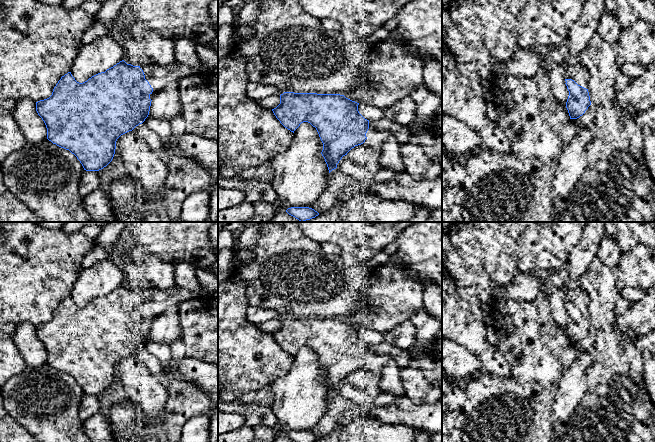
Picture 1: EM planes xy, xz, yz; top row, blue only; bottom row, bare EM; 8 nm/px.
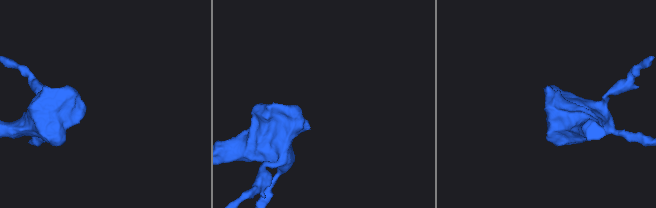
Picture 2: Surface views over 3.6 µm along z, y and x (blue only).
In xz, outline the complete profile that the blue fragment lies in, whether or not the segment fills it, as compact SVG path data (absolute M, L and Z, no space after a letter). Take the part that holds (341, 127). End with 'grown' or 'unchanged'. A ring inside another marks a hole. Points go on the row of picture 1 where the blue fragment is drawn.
M284 92L280 95L280 104L272 111L280 123L293 133L303 122L308 122L316 128L323 143L321 154L330 173L355 146L365 144L380 147L389 137L394 137L400 144L404 144L414 136L407 126L396 124L385 115L376 121L365 119L359 113L358 105L359 103L340 94Z | grown

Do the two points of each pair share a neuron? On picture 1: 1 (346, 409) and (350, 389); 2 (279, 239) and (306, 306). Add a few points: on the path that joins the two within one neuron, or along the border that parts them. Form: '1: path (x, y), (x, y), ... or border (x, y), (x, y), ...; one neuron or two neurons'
1: border (336, 392), (367, 408); two neurons
2: path (294, 255), (299, 260), (301, 289); one neuron

